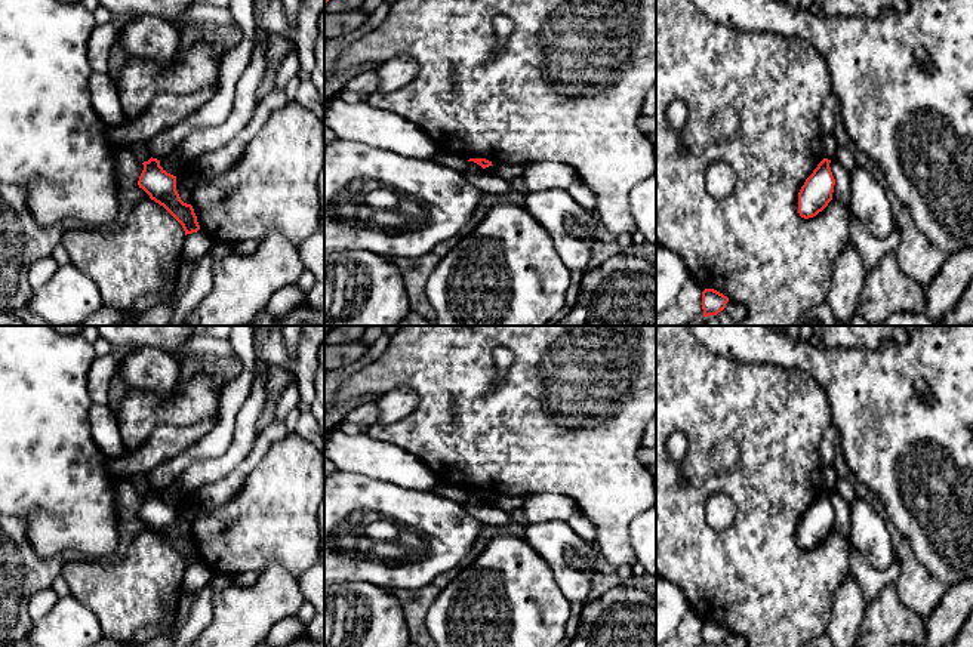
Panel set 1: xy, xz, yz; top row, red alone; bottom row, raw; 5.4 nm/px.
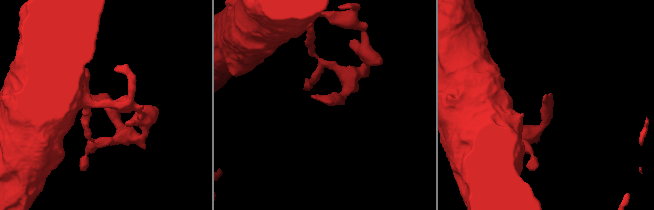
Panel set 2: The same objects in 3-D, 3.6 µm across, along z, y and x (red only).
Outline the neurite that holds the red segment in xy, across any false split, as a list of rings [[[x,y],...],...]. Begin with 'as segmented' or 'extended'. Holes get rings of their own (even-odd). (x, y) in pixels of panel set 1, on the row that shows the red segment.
as segmented; [[[150,158],[144,161],[144,170],[139,176],[138,185],[151,200],[163,206],[184,228],[185,235],[197,232],[200,225],[191,204],[181,200],[176,191],[176,176],[167,173],[160,160]]]

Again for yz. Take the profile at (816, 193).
as segmented; [[[823,158],[798,192],[798,213],[804,219],[816,216],[832,200],[835,179],[829,163]]]

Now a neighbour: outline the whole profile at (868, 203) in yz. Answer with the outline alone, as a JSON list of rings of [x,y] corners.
[[[860,164],[849,176],[852,215],[869,229],[874,240],[889,237],[896,229],[896,219],[886,188]]]

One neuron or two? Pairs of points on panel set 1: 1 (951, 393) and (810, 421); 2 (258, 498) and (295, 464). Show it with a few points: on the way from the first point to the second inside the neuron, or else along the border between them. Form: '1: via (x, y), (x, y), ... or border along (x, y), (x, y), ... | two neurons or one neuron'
1: border along (818, 384), (825, 391), (834, 424) | two neurons
2: via (267, 492), (286, 473) | one neuron

